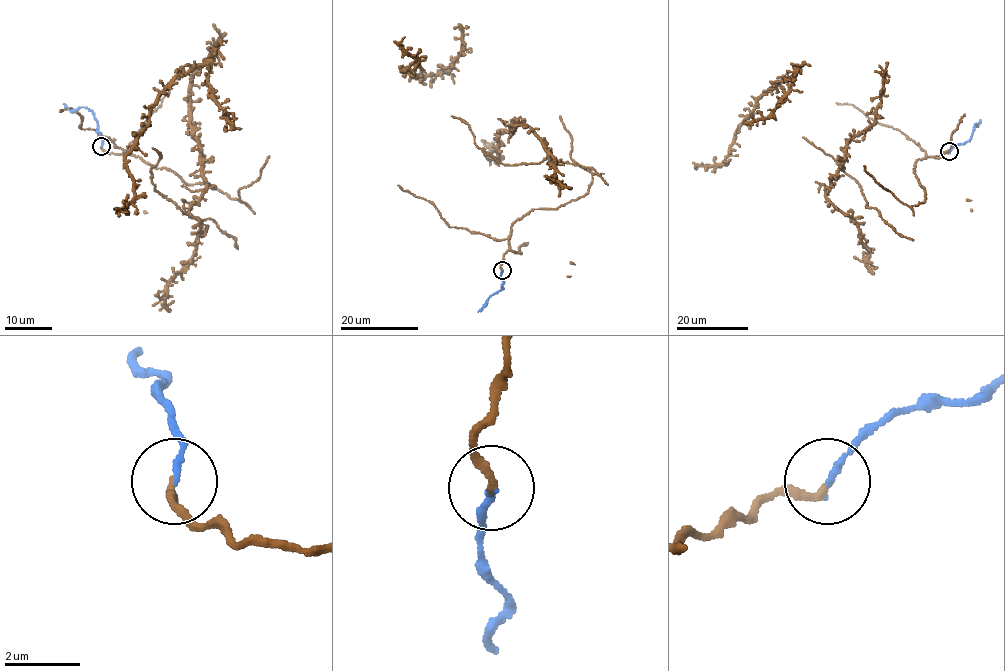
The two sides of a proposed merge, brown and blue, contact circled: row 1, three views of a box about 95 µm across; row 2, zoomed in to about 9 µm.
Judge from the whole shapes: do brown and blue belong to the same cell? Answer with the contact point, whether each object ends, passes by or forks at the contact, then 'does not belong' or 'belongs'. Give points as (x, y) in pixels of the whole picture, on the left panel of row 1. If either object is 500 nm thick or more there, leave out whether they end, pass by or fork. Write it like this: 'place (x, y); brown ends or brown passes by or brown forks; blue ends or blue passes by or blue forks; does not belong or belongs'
place (101, 146); brown ends; blue ends; belongs

